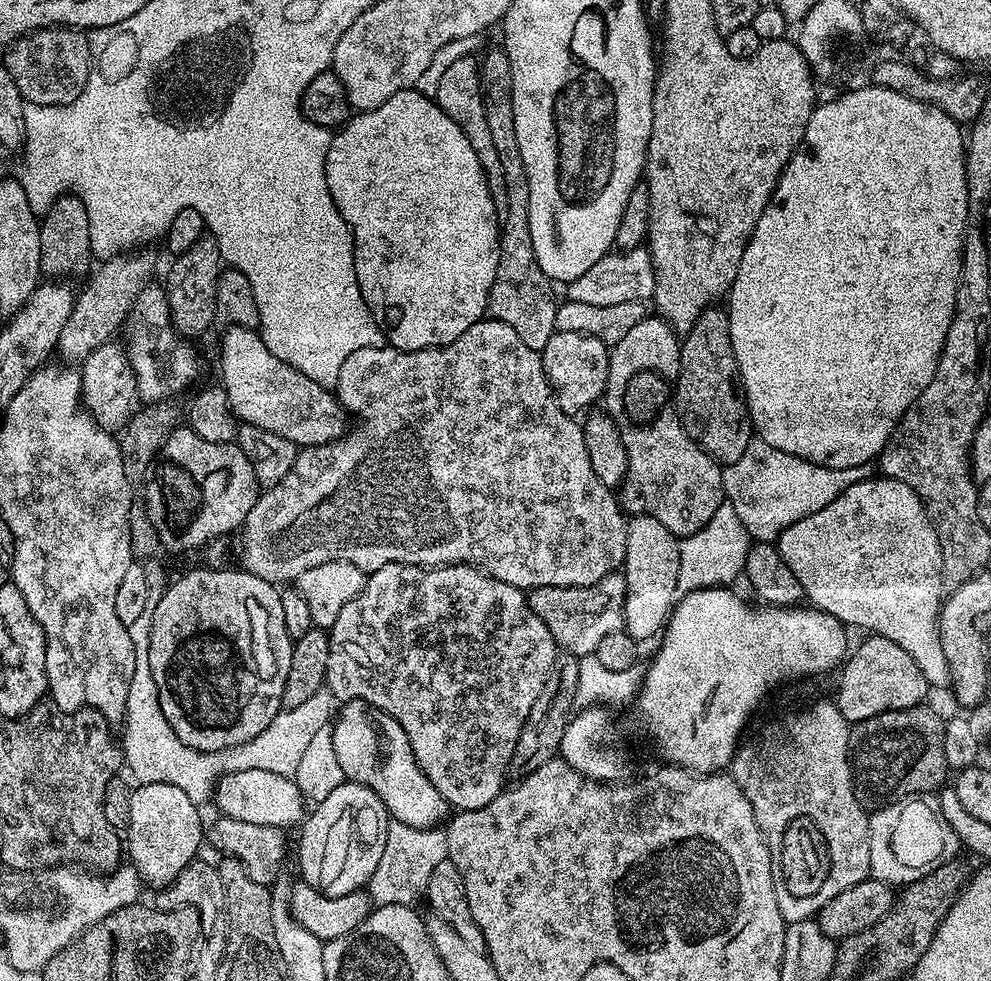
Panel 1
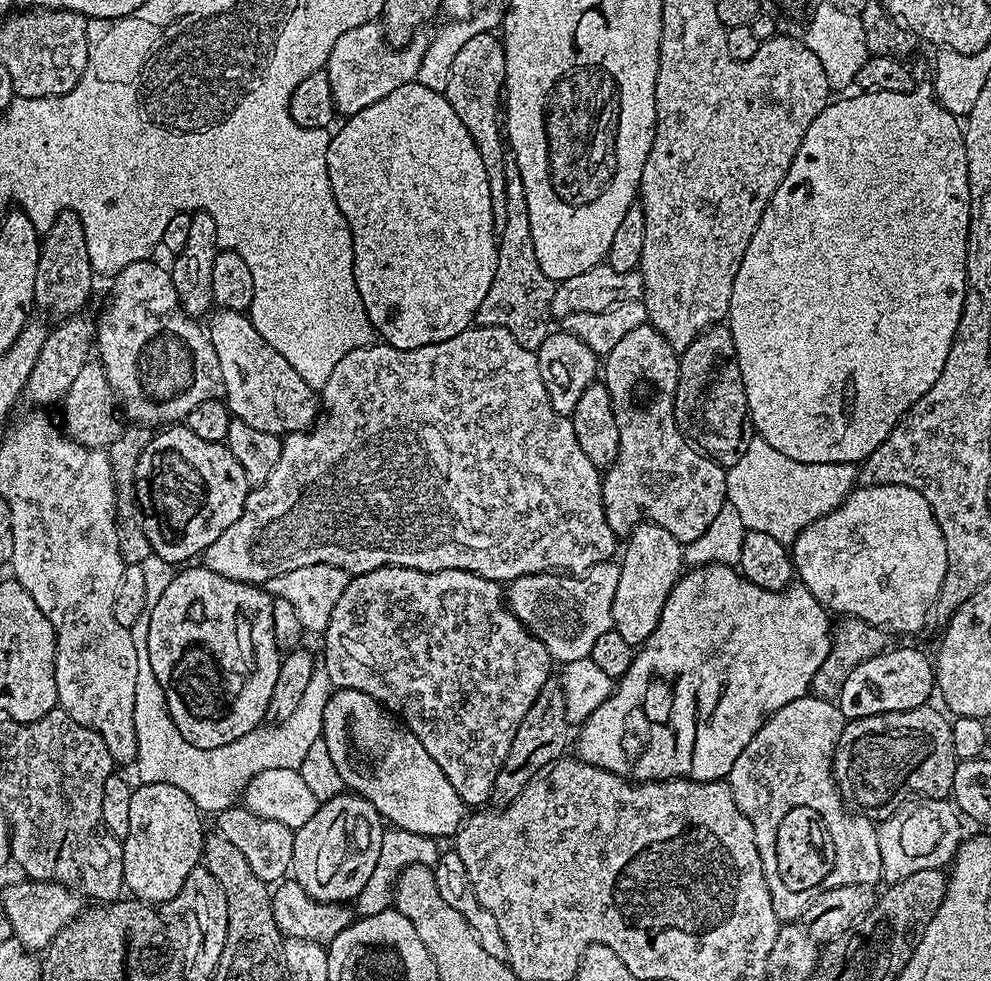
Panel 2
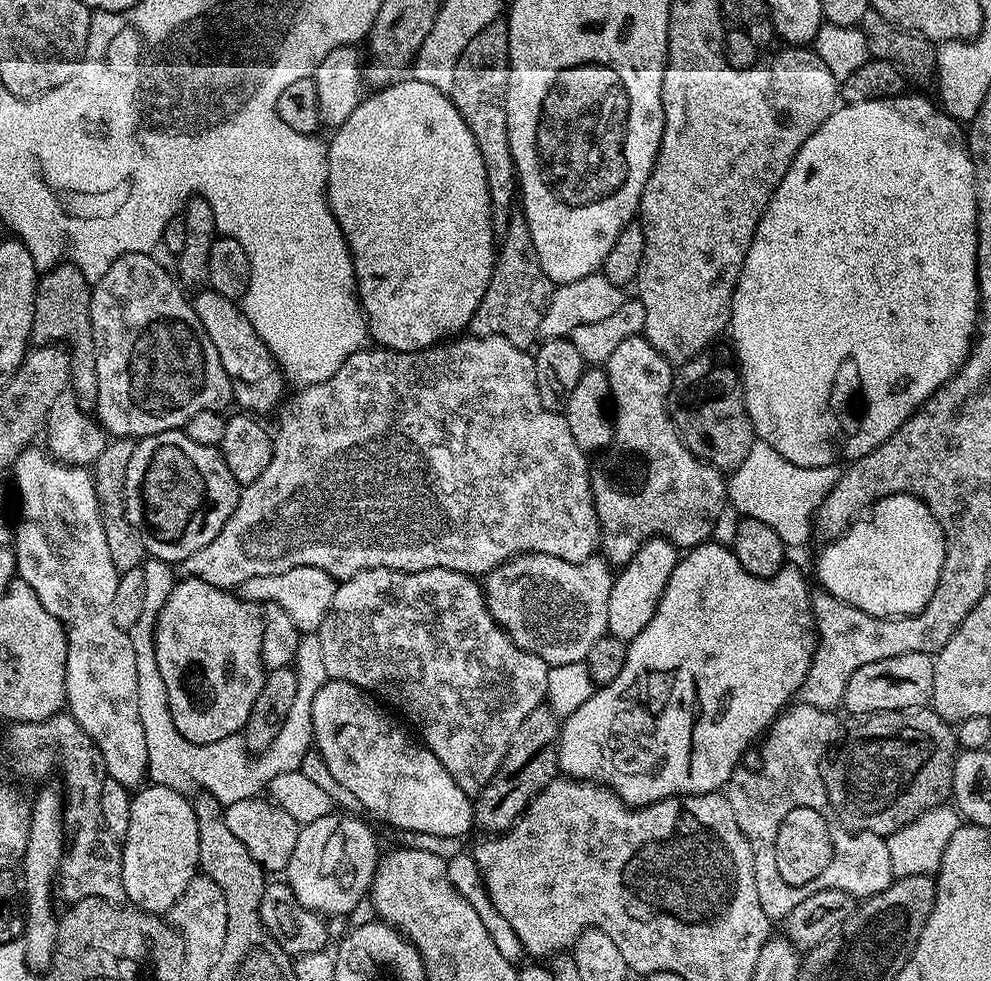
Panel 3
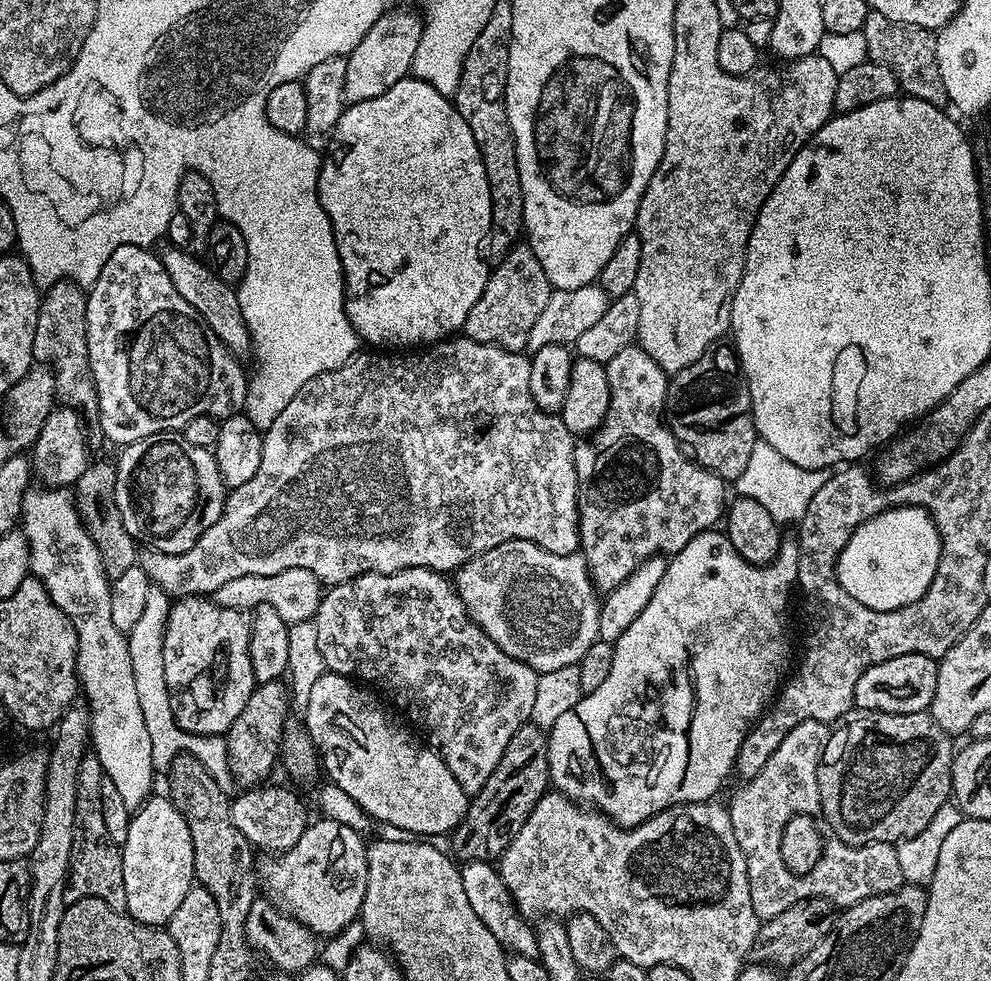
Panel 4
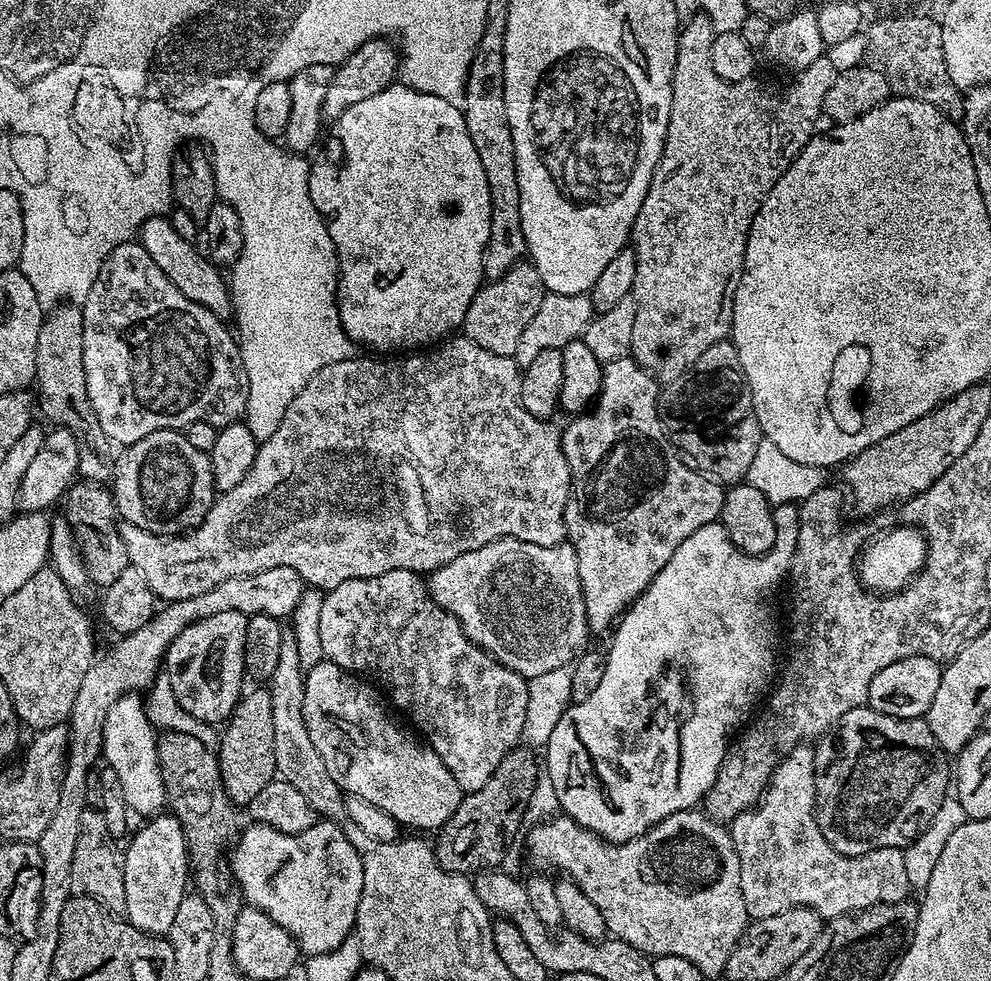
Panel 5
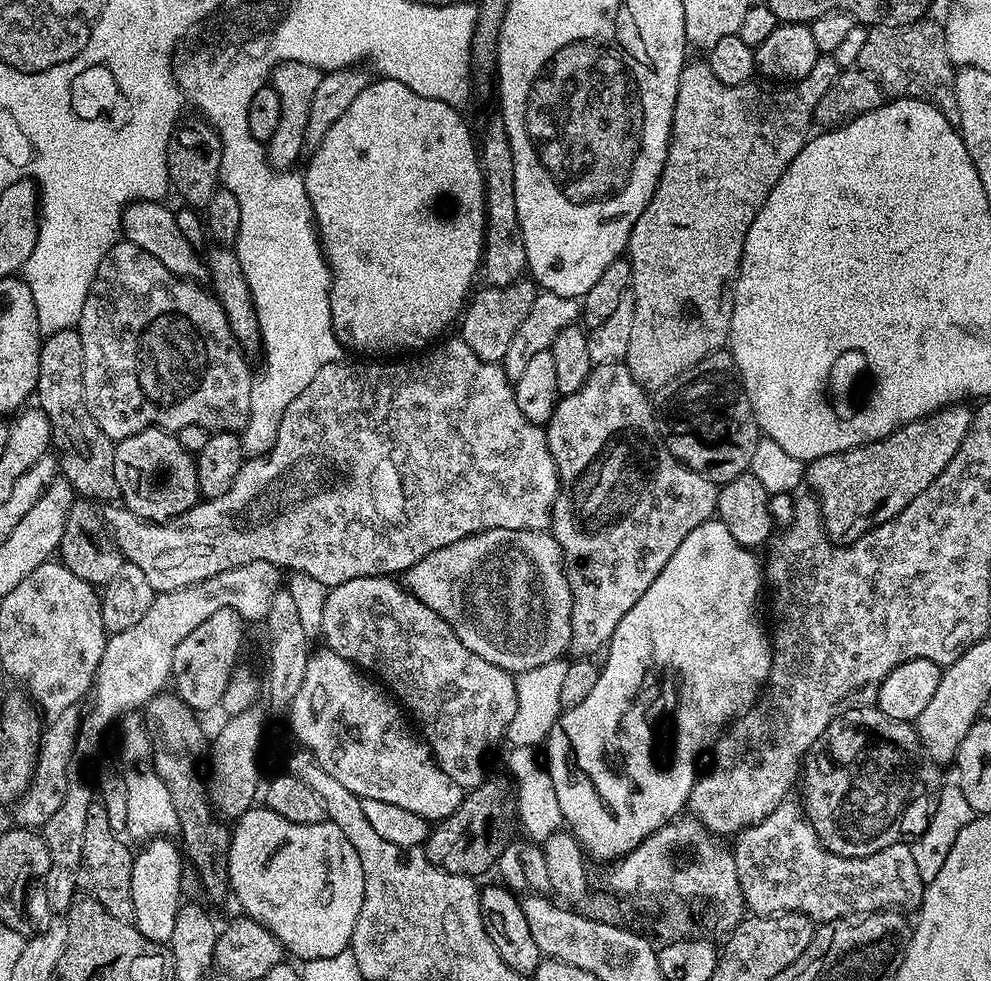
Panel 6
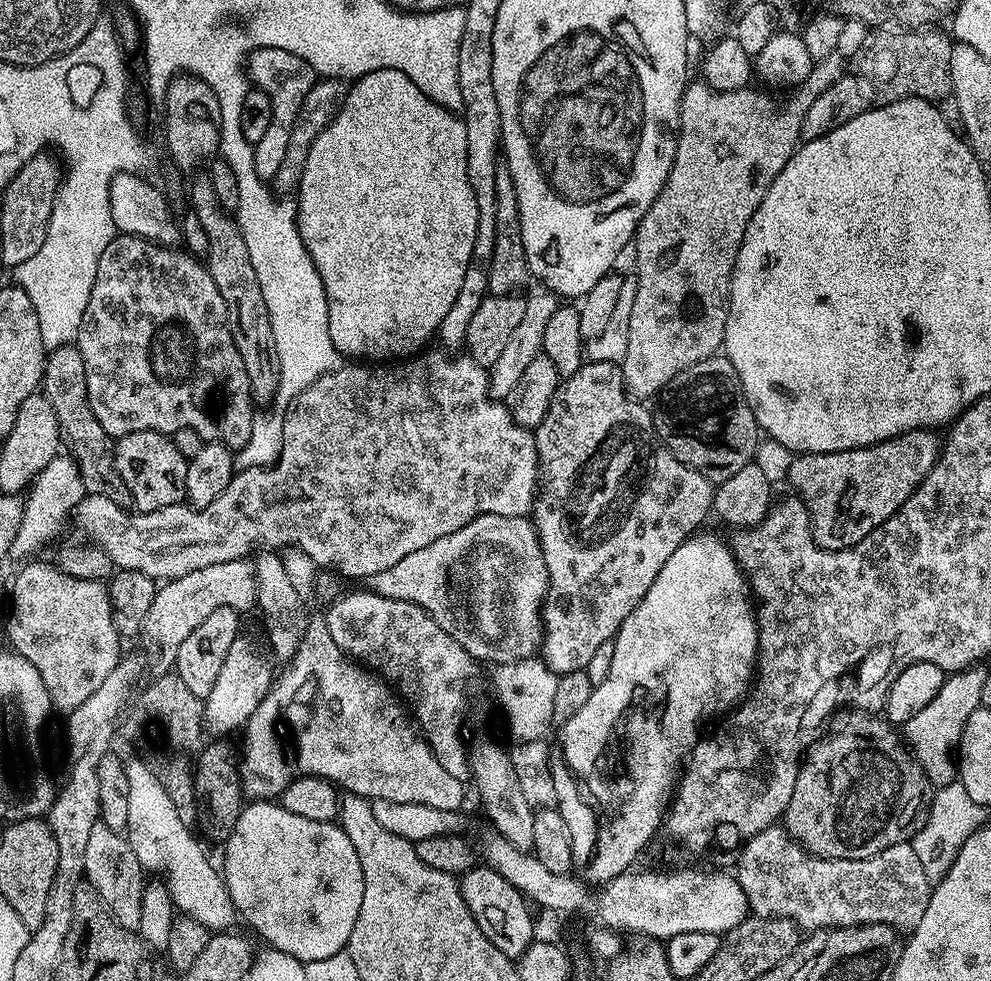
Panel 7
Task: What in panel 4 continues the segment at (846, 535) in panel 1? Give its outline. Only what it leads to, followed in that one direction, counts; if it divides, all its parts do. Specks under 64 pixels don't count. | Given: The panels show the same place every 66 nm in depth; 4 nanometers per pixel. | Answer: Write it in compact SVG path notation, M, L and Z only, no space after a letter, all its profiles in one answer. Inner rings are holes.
M893 506L885 508L877 516L872 516L854 530L848 544L836 560L836 580L862 606L870 606L870 610L889 612L922 598L930 586L930 582L940 572L942 559L942 541L936 524L928 514L927 508L915 506Z

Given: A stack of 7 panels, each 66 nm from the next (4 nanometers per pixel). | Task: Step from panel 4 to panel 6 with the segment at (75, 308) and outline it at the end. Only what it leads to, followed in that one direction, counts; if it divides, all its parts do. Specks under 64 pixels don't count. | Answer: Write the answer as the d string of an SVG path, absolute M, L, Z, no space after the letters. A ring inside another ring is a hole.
M67 328L43 337L34 400L46 418L50 418L55 447L64 451L62 476L71 484L73 493L119 497L118 478L114 478L116 444L106 434L106 430L94 422L94 414L86 410L82 338L76 328Z

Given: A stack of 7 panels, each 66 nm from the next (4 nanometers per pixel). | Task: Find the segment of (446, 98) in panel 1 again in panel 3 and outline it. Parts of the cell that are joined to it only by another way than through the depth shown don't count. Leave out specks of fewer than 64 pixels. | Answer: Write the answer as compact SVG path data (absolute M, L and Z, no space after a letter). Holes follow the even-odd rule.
M497 18L486 26L486 30L478 30L474 38L470 38L466 50L462 50L462 58L458 58L458 66L454 66L454 86L451 90L452 104L462 114L466 126L470 126L470 134L474 134L474 142L478 142L478 150L482 150L482 162L486 166L486 186L490 190L490 206L492 207L492 231L503 238L508 223L518 200L518 177L516 163L508 141L508 115L506 114L506 90L508 89L508 21Z

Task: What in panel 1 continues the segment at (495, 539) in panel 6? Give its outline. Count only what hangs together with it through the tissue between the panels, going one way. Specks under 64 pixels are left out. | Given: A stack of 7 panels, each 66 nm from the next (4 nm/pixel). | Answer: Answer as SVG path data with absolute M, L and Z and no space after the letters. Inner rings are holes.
M617 570L588 588L563 588L562 586L533 588L527 593L527 598L528 604L538 614L538 618L546 622L546 630L550 630L557 645L563 651L581 657L595 653L597 646L607 636L625 627L626 590L627 584L624 581L623 571Z

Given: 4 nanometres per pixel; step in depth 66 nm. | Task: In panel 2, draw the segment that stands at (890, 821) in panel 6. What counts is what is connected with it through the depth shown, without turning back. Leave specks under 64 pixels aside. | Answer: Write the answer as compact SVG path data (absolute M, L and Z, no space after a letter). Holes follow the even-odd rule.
M925 706L905 712L863 716L860 720L845 723L844 733L834 753L834 775L841 793L850 801L853 809L869 818L887 818L908 804L910 798L948 800L951 797L958 761L954 754L952 725L949 717L943 711L940 712L935 712L932 706Z

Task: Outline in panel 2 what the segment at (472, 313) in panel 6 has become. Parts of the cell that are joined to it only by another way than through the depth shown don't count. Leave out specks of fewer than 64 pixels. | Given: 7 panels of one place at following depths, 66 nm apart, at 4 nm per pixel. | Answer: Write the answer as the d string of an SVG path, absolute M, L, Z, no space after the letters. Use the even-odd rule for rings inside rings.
M510 154L505 155L504 165L506 166L506 226L498 232L494 282L490 282L490 290L486 290L486 298L482 298L482 306L478 306L475 323L485 328L506 330L526 350L535 352L549 334L548 323L553 323L554 320L552 303L556 284L546 274L542 274L542 266L538 266L538 254L534 254L534 234L530 234L530 214L526 206L526 186L522 186L516 160Z

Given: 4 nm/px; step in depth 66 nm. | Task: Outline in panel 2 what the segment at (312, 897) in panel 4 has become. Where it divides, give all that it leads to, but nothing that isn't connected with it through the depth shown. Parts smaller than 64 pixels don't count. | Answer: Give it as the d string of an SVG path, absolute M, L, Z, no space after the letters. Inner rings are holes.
M347 794L325 799L302 828L295 829L291 875L316 900L352 902L378 866L386 831L380 811L365 796Z

